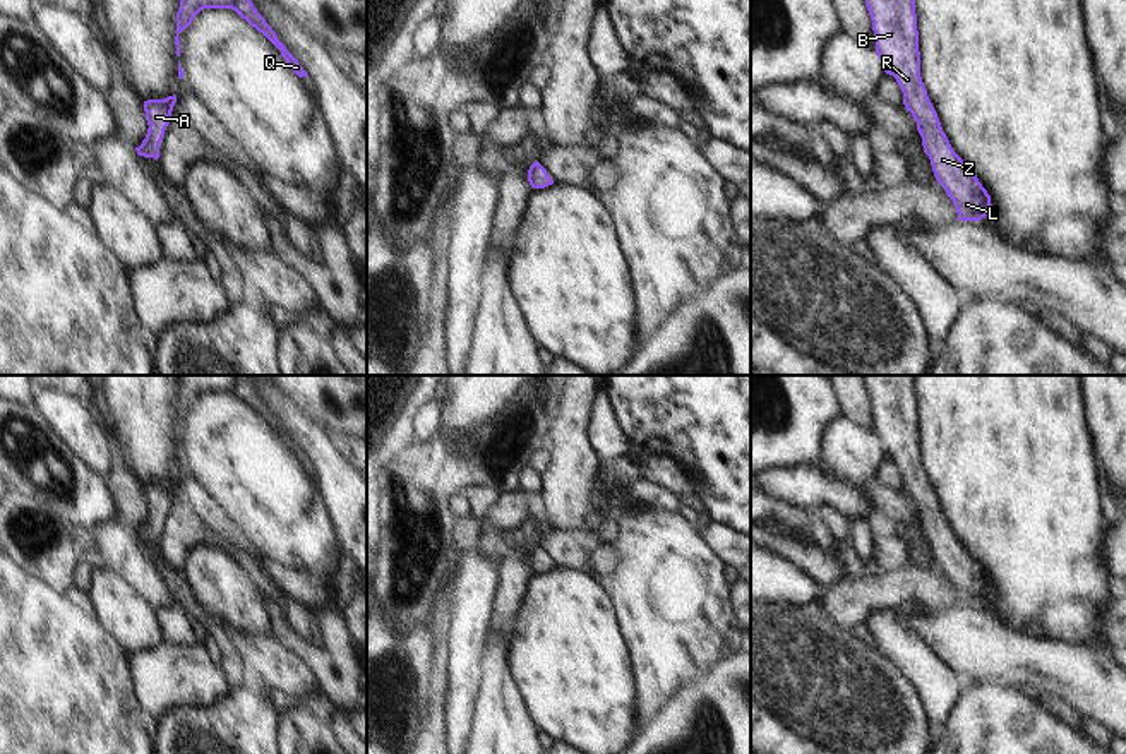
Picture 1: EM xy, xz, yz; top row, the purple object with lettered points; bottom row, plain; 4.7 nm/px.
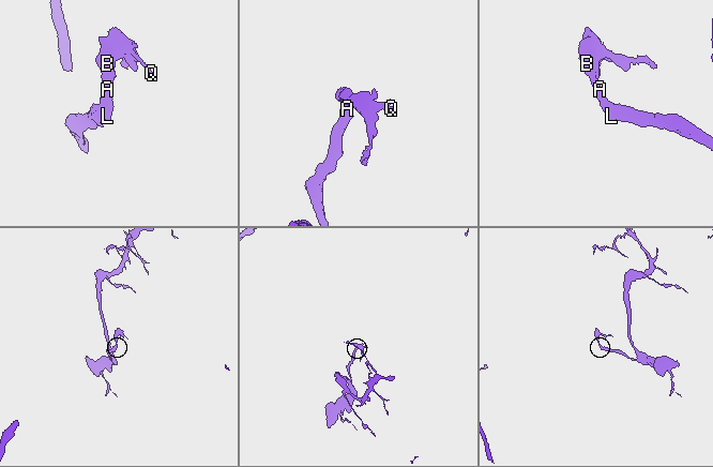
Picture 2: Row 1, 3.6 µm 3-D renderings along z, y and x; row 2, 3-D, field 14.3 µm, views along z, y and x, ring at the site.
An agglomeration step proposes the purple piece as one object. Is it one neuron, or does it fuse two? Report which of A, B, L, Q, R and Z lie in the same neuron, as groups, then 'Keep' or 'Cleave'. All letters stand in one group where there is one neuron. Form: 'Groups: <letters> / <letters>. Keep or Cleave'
Groups: A B L Q R Z. Keep

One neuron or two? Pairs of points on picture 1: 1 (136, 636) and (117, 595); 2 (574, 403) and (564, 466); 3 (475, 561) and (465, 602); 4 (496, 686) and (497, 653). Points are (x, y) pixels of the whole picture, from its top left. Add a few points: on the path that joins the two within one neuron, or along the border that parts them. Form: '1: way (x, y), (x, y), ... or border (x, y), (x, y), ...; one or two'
1: way (134, 626), (117, 605); one
2: way (569, 418), (569, 451); one
3: way (475, 571), (472, 592); one
4: way (496, 677), (496, 662); one

